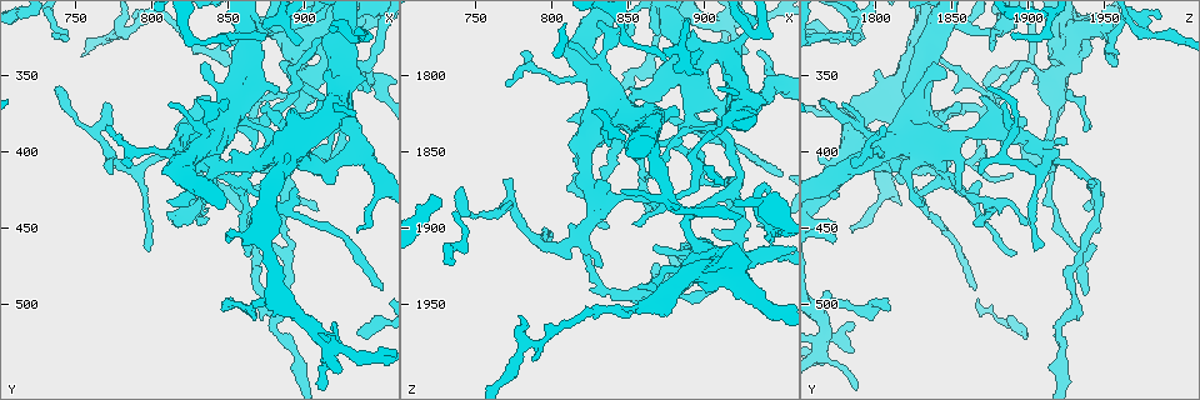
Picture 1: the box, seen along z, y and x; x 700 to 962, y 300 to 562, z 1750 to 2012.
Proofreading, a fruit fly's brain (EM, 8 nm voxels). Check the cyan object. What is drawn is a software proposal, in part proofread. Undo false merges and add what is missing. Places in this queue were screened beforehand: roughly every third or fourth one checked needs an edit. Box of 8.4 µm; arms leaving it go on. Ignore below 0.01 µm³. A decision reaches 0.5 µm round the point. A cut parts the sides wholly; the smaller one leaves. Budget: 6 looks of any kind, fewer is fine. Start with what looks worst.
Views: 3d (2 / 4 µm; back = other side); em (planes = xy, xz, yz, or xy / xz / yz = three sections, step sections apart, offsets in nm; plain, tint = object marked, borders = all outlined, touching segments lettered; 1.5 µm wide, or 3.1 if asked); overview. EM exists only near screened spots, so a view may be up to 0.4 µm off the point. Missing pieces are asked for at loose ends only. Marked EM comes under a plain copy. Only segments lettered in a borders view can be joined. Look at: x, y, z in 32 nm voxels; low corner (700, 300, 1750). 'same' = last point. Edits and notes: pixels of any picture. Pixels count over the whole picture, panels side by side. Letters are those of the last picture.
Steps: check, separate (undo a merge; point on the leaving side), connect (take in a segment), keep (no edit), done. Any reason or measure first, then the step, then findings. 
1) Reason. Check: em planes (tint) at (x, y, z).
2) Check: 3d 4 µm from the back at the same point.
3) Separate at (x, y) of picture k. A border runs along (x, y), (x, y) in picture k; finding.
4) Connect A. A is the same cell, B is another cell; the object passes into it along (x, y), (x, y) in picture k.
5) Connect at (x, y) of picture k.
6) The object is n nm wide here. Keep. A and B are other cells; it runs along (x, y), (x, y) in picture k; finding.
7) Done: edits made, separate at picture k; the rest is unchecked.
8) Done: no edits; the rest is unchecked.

Free end. Check: em planes (borders) at (846, 332, 1876).

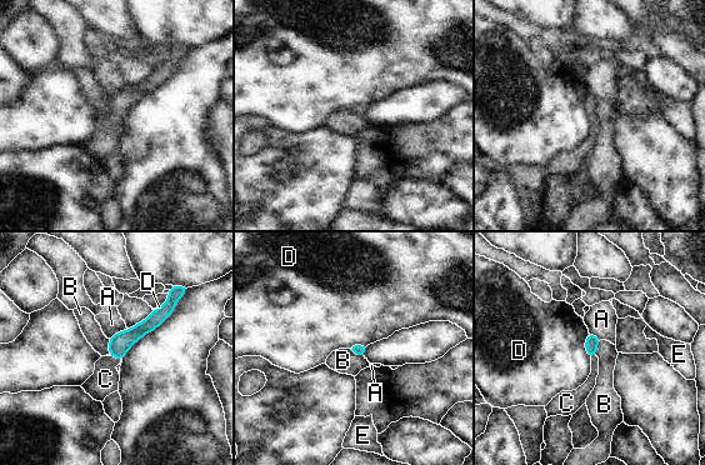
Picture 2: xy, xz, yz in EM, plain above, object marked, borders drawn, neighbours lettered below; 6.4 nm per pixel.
The object is 70 nm wide here. Connect C. C is the same cell, A, B, D and E are other cells; the object passes into it along (120, 343), (115, 356), (105, 379) in picture 2; it goes on there.

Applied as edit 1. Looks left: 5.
Arms part here. Check: 3d 4 µm at (790, 414, 1908).

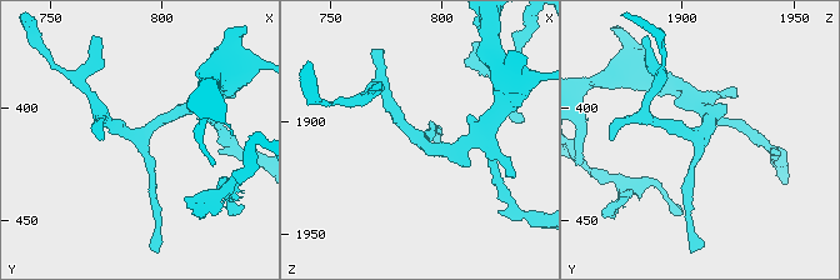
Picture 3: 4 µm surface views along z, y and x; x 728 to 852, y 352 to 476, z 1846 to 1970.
3 arms meet here; shape alone is not enough. Check: em yz step 4 (tint) at (789, 414, 1907).

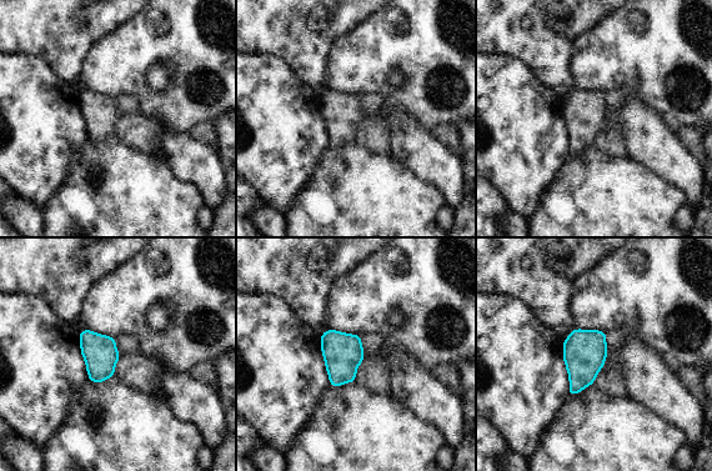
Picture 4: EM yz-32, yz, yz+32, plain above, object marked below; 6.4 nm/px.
Cut it another way. Check: em planes (borders) at the same point.

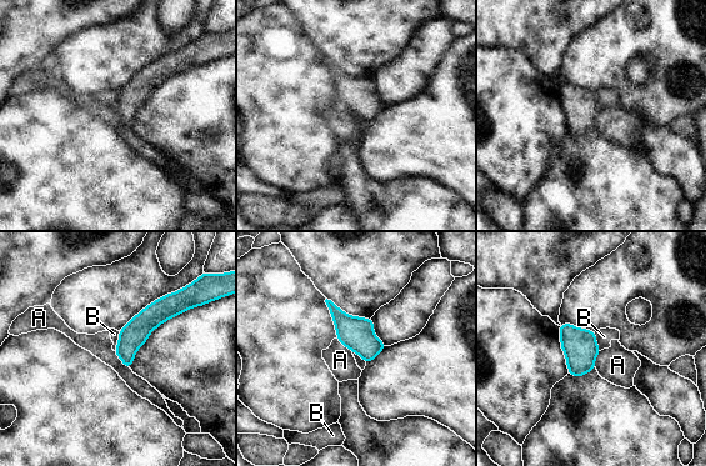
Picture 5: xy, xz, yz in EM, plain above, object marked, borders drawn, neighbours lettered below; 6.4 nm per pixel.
Keep. A and B are other cells; it runs along (173, 306), (130, 340), (128, 362) in picture 5; one neuron here.

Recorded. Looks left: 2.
Done: edits made, connect at picture 2; the rest is unchecked.

